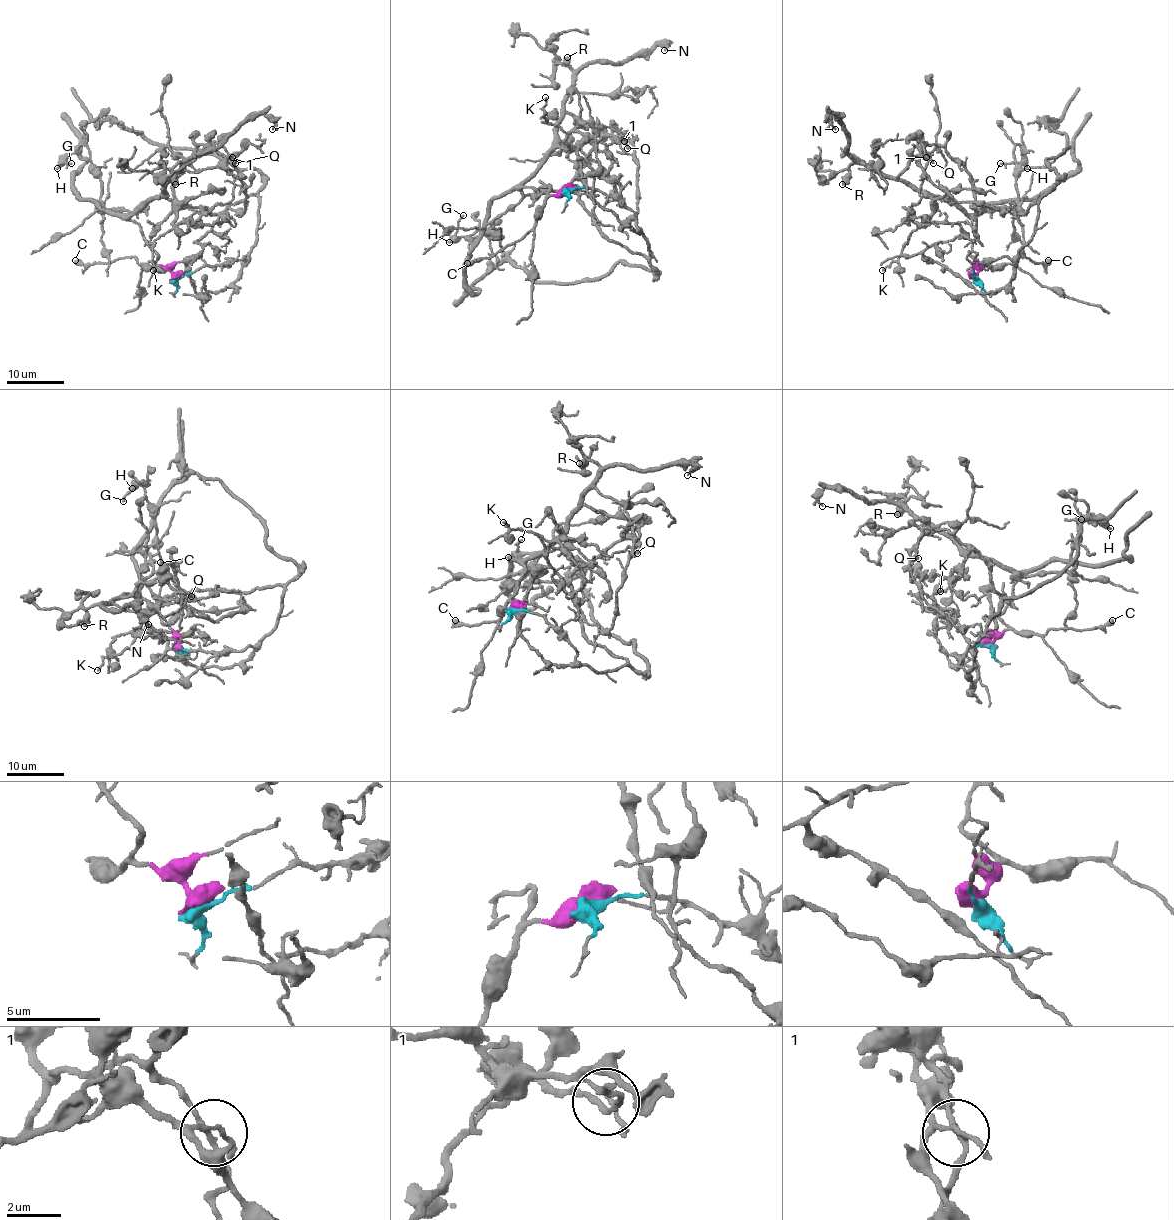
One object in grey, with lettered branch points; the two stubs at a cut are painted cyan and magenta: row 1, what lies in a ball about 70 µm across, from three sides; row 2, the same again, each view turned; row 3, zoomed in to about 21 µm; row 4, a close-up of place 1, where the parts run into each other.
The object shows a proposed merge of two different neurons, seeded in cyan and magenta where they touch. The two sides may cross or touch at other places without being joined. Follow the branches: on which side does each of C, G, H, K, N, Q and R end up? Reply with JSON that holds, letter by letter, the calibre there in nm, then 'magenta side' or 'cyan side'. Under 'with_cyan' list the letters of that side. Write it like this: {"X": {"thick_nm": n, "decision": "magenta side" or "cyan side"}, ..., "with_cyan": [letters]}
{"C": {"thick_nm": 550, "decision": "magenta side"}, "G": {"thick_nm": 140, "decision": "magenta side"}, "H": {"thick_nm": 260, "decision": "magenta side"}, "K": {"thick_nm": 150, "decision": "magenta side"}, "N": {"thick_nm": 120, "decision": "magenta side"}, "Q": {"thick_nm": 190, "decision": "magenta side"}, "R": {"thick_nm": 600, "decision": "magenta side"}, "with_cyan": []}

